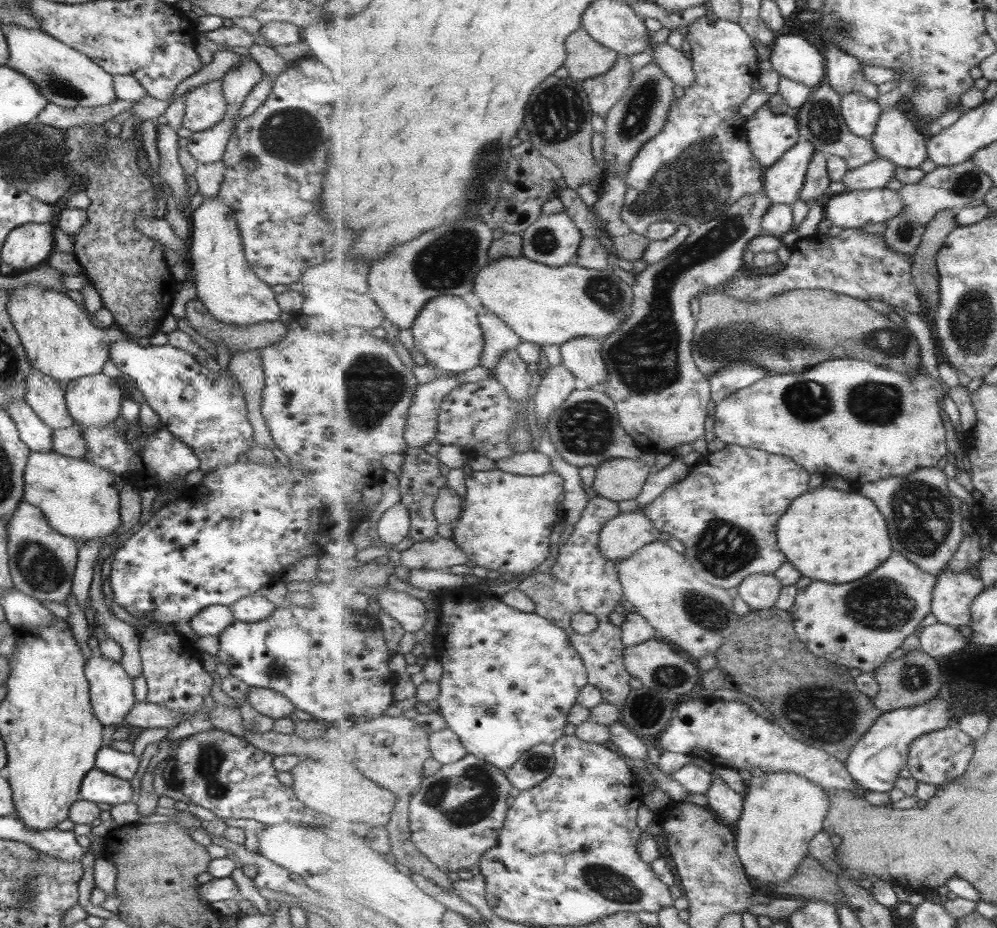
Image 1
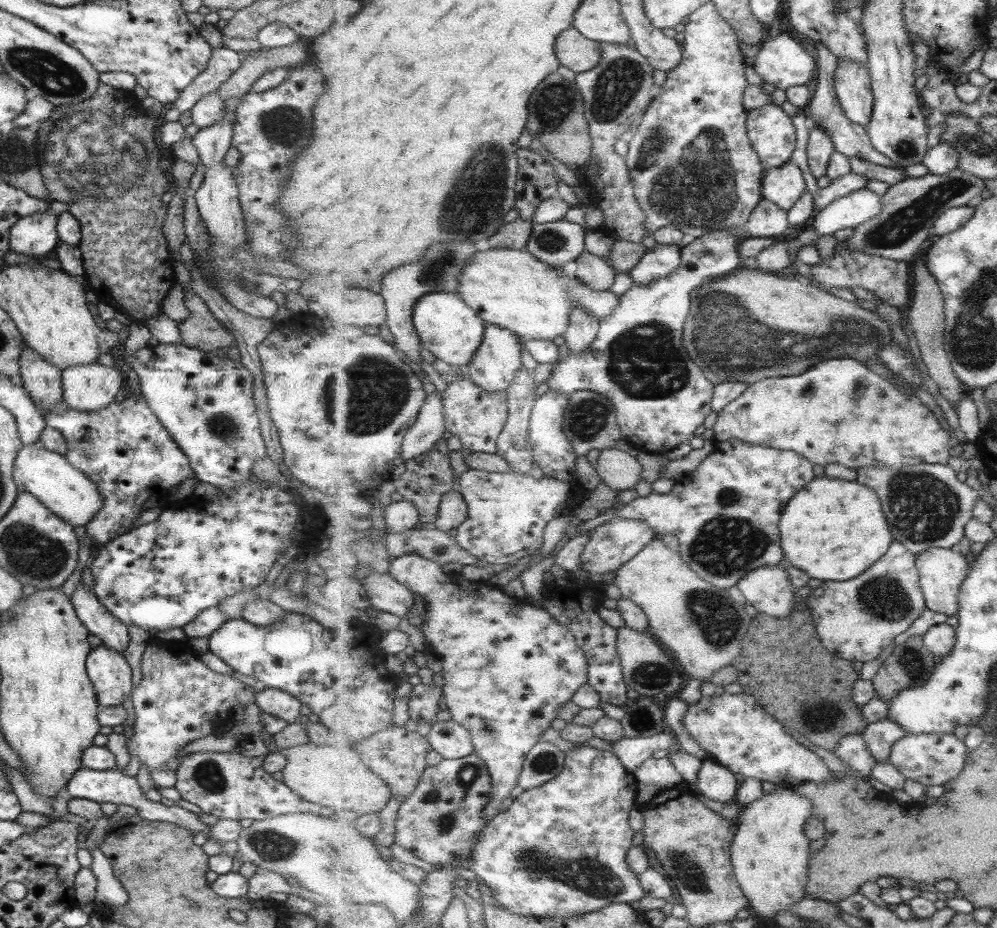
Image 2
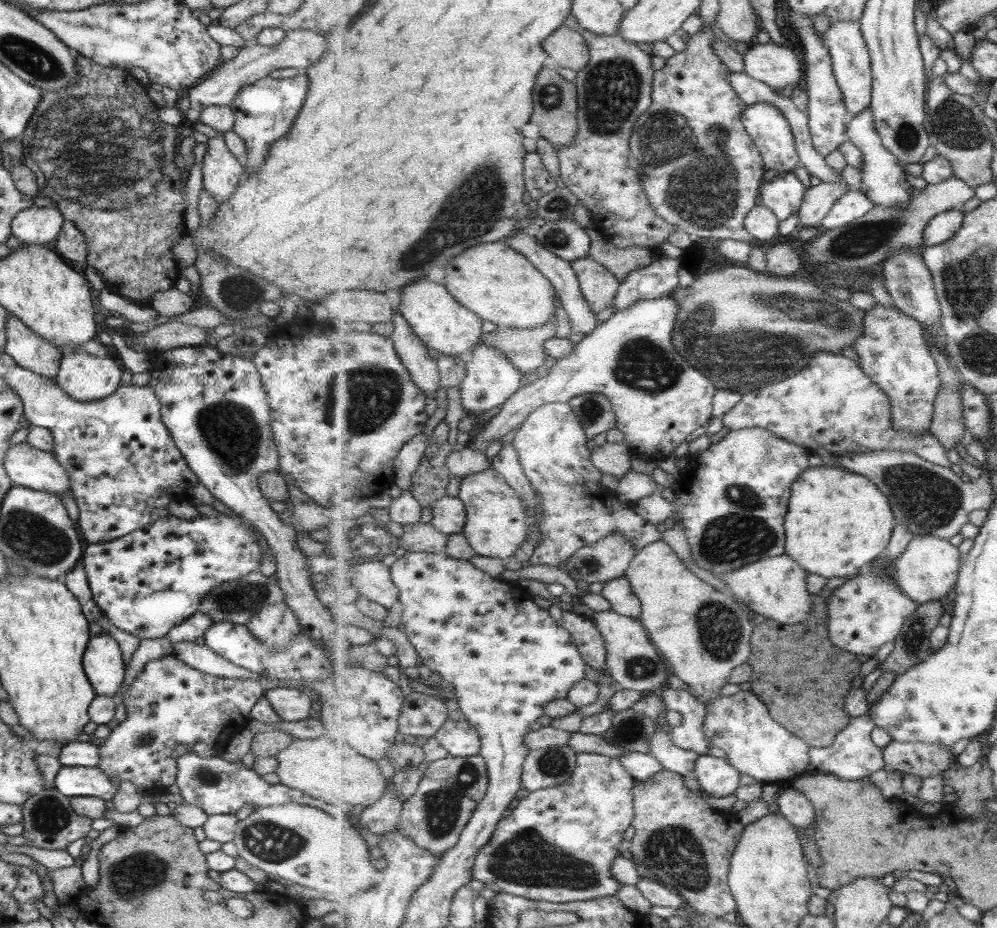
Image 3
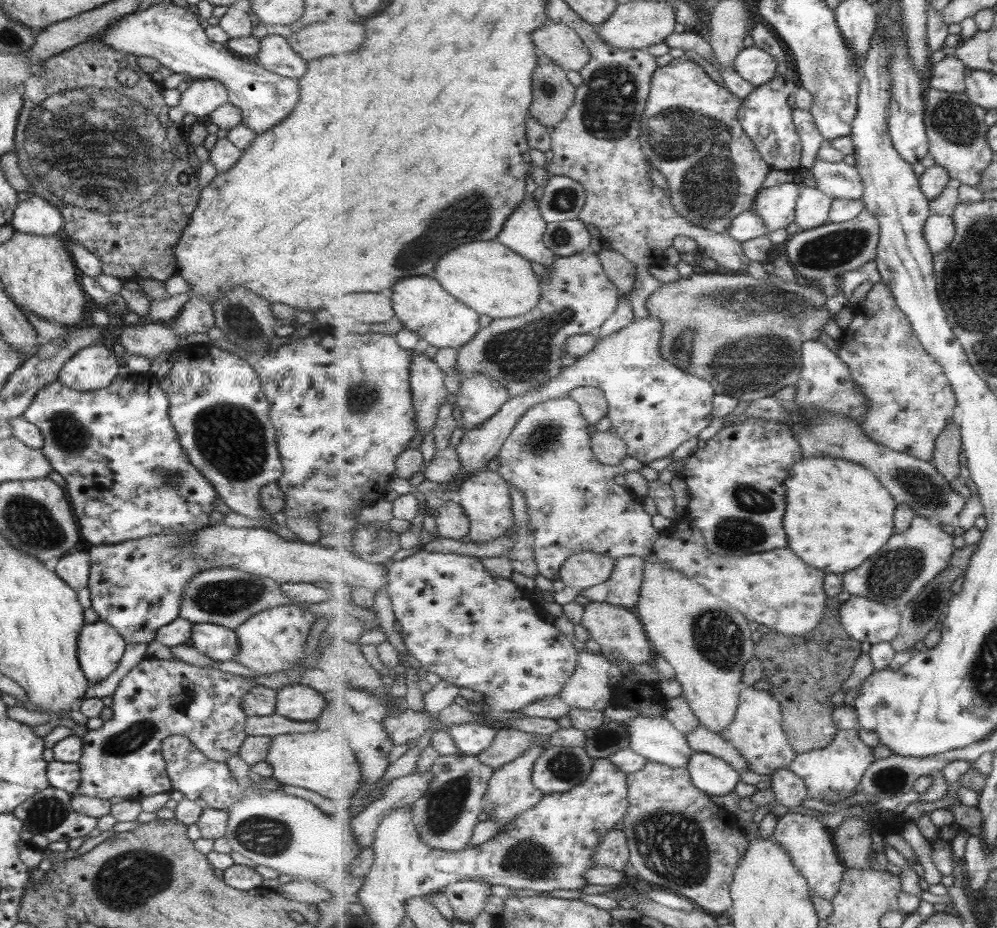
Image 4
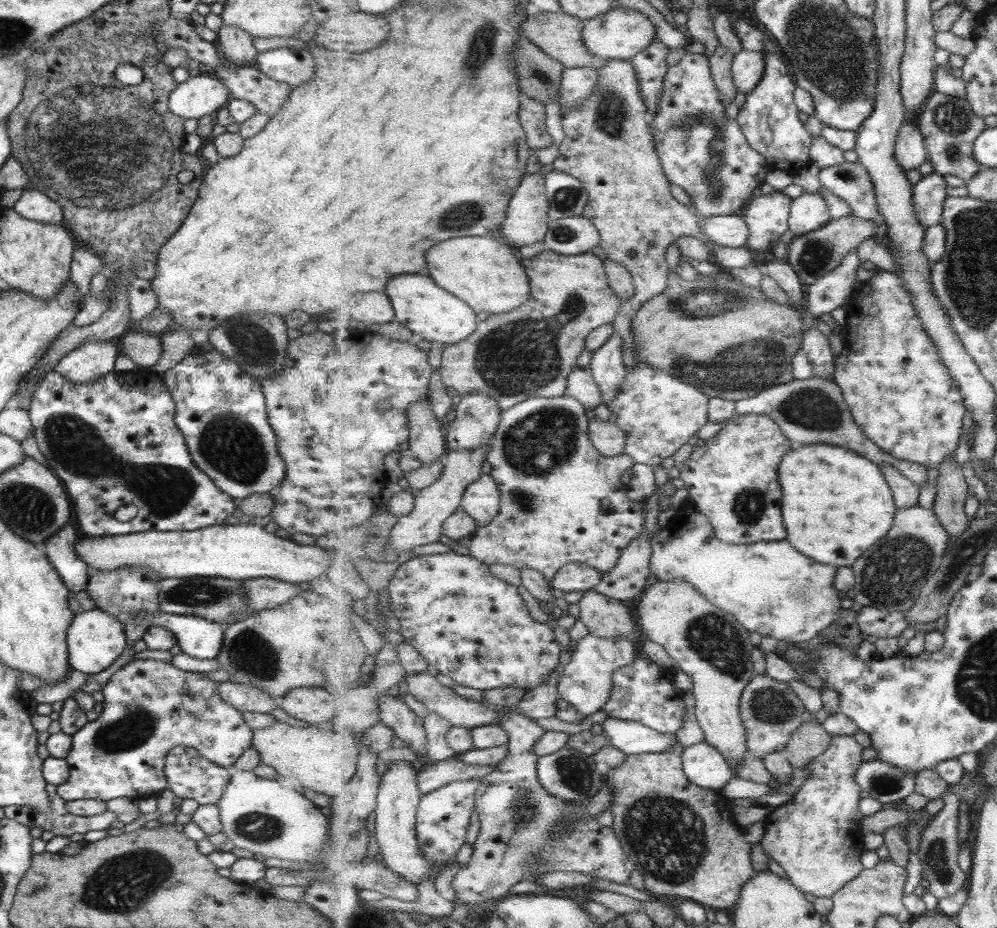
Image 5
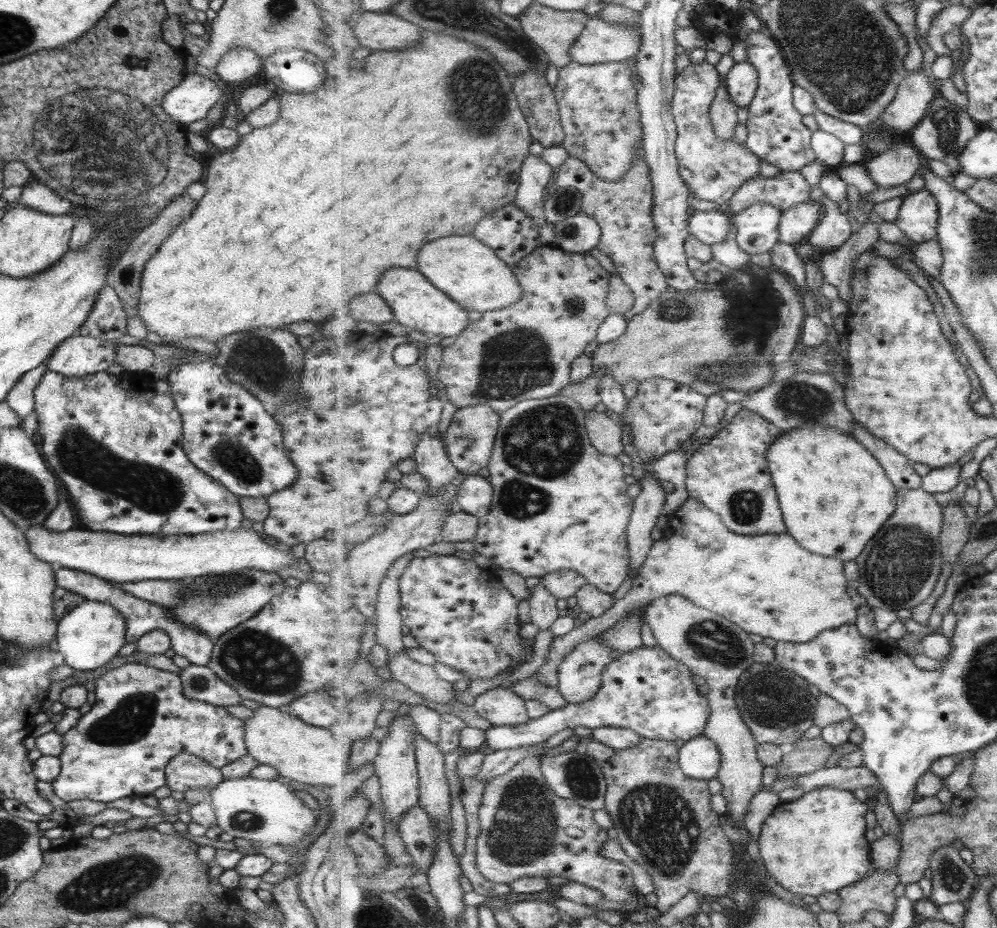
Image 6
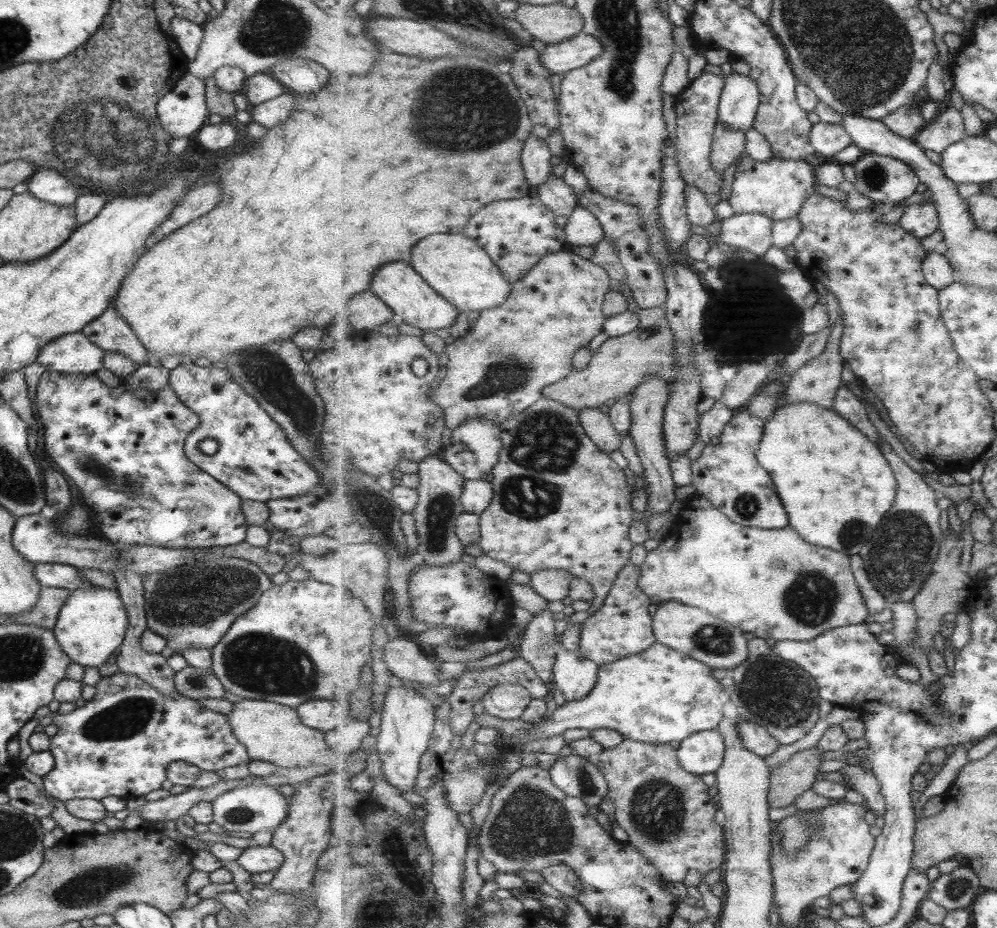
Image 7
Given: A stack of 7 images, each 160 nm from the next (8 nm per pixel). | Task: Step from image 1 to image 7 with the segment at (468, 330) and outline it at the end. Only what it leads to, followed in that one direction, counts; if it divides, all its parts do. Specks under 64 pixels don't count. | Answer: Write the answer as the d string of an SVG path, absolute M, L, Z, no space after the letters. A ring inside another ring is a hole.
M403 261L388 262L375 272L371 282L371 290L383 299L393 310L404 319L405 324L416 326L422 330L433 331L435 328L449 328L457 320L457 309L454 303L449 302L412 267Z

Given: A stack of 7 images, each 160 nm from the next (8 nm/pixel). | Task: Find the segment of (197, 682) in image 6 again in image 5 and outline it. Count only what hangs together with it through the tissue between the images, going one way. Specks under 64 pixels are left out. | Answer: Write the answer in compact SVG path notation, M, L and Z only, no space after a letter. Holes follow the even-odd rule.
M231 681L218 682L216 693L223 702L229 703L229 706L235 707L235 710L240 713L245 711L267 713L274 709L278 703L266 692Z

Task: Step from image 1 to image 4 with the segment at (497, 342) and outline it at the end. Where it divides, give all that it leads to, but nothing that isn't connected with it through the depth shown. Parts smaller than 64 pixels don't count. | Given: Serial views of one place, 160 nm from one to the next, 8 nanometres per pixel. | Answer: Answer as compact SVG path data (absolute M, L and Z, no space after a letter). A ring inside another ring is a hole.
M486 374L461 380L457 403L462 414L463 430L471 430L487 422L509 399L510 390Z

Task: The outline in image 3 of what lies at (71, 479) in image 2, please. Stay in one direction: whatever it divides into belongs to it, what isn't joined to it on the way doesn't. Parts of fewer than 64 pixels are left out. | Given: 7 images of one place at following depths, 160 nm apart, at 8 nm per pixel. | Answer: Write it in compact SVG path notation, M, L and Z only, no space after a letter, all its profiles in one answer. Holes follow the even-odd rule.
M26 442L9 446L2 467L11 485L53 494L59 500L66 490L71 490L67 474L52 453L37 450Z

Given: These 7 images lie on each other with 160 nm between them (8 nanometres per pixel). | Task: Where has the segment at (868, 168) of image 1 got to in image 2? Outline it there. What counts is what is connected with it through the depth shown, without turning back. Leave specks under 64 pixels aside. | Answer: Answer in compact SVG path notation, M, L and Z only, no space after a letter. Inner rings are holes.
M852 172L831 180L829 185L818 189L818 195L814 199L817 212L827 208L834 200L865 188L868 179L866 176Z

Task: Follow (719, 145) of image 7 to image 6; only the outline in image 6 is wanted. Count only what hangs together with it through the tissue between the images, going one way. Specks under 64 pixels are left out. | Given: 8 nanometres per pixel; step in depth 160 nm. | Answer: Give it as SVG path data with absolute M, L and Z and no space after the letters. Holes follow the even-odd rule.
M723 78L719 86L714 104L710 108L710 117L714 123L719 139L733 139L737 124L739 107L730 98L730 91L727 89L727 78Z

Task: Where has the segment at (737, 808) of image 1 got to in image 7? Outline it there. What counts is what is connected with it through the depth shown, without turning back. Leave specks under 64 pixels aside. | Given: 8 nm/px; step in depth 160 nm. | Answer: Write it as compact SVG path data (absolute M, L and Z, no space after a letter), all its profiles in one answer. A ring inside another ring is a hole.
M717 730L692 734L680 743L678 757L684 770L692 774L716 774L724 763L726 742Z

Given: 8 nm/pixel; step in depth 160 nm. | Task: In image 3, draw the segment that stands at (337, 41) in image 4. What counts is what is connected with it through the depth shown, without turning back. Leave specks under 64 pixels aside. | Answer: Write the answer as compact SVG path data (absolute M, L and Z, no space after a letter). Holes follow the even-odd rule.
M291 30L285 31L285 36L279 44L275 46L260 46L255 42L239 48L230 61L220 64L209 78L200 81L197 86L189 89L187 100L189 108L184 111L183 118L189 122L195 122L199 118L199 113L207 106L231 106L231 101L243 86L249 86L261 78L269 75L269 72L279 68L295 68L299 72L316 64L316 62L327 51L327 34L311 32L311 30Z

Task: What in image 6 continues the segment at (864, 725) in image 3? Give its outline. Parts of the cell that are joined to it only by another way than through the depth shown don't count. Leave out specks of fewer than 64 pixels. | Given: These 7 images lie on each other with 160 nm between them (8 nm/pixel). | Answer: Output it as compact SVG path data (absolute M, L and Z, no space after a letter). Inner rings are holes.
M835 787L817 788L798 800L781 803L767 817L758 840L767 872L797 897L817 897L861 881L872 863L872 845L865 838L865 814L871 807L852 791Z

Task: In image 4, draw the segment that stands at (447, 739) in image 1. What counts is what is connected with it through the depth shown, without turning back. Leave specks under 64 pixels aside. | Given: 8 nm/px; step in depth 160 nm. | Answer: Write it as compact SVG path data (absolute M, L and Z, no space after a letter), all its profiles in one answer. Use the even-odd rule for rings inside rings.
M478 722L449 726L448 731L460 752L471 756L480 755L484 750L489 749L498 733L497 729Z

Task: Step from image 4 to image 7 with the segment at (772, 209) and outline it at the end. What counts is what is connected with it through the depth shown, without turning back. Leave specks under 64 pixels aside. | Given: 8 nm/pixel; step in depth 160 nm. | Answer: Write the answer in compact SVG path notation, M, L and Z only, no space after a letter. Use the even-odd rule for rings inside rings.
M735 213L731 218L722 219L721 242L733 248L747 250L763 258L774 245L774 220L764 214Z

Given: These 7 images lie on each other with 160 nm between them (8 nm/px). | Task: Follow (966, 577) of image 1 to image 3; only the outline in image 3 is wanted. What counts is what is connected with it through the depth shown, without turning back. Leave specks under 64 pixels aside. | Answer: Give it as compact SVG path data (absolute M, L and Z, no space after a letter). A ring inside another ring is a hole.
M914 535L914 540L905 550L905 554L893 562L890 572L909 598L919 603L940 601L951 592L951 588L956 588L962 556L959 548L953 546L949 539L933 535Z

